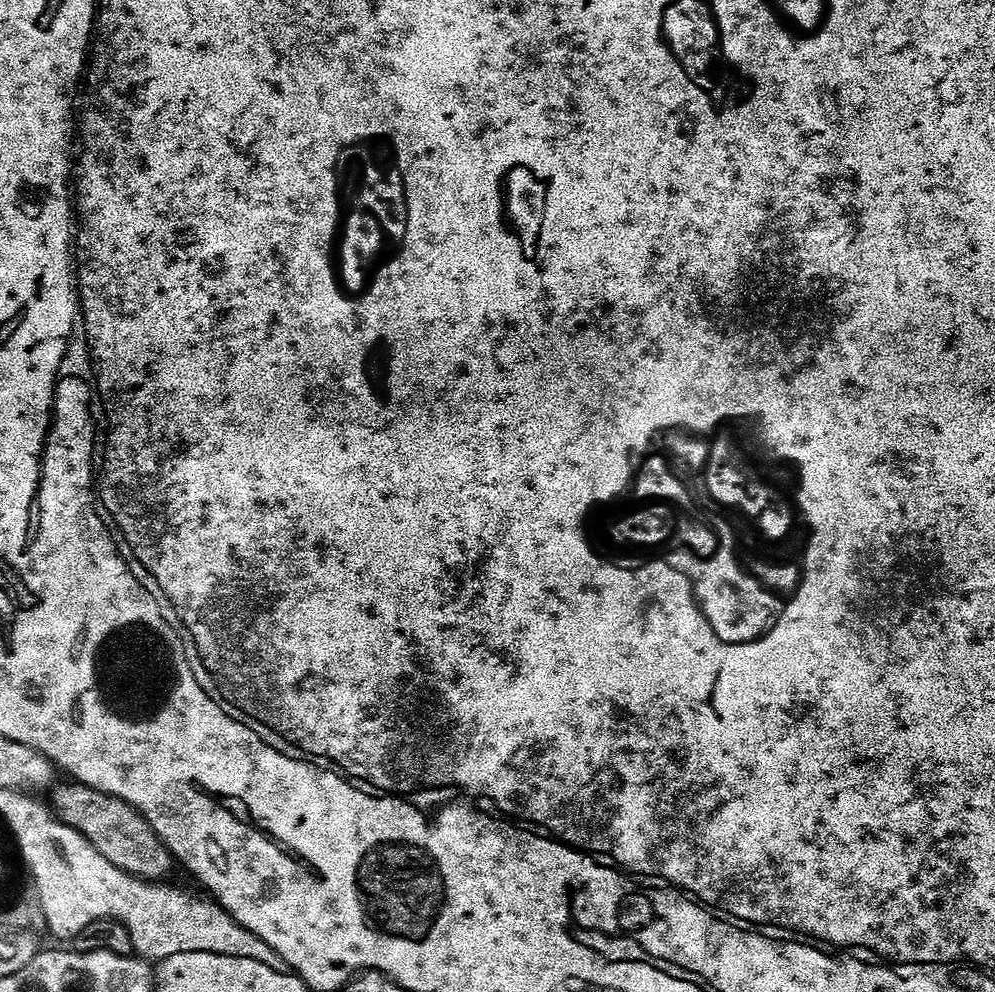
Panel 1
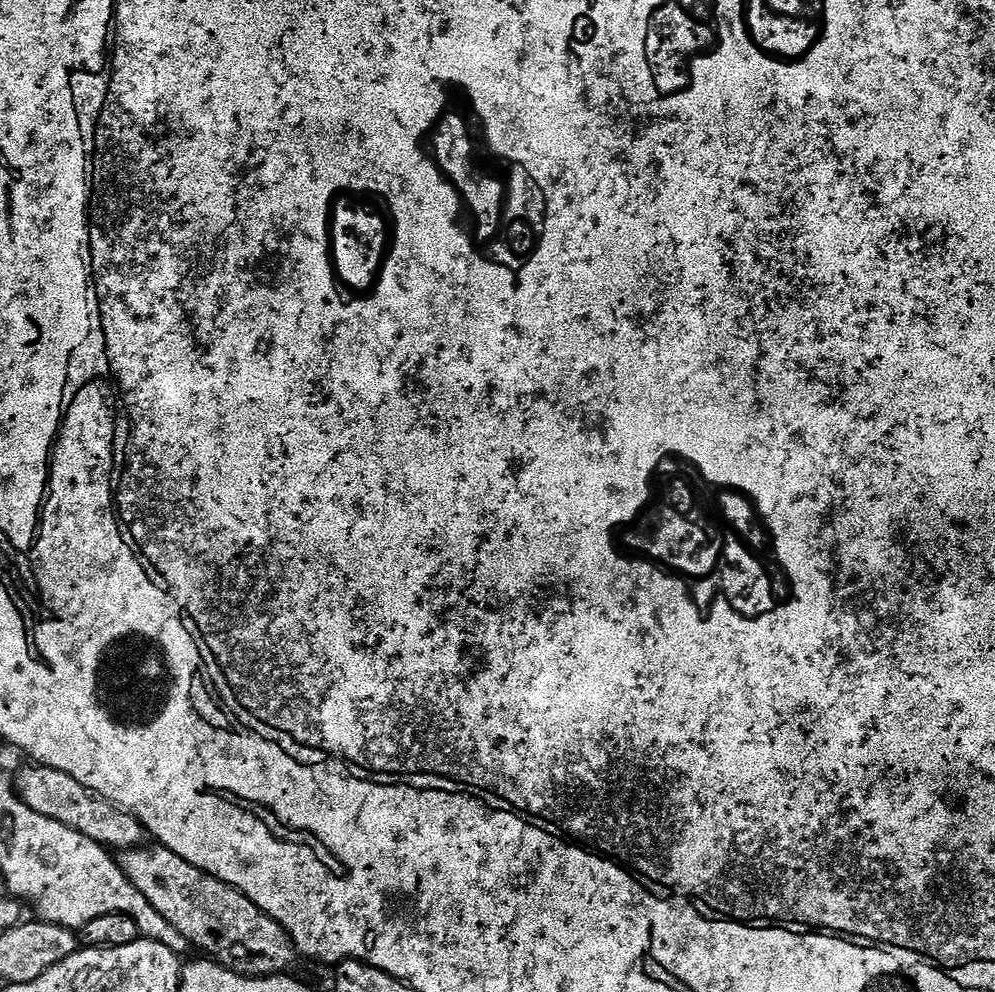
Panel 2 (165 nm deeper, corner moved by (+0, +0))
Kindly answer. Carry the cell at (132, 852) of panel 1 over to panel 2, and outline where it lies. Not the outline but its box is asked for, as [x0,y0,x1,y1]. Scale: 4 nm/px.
[118,847,298,976]

